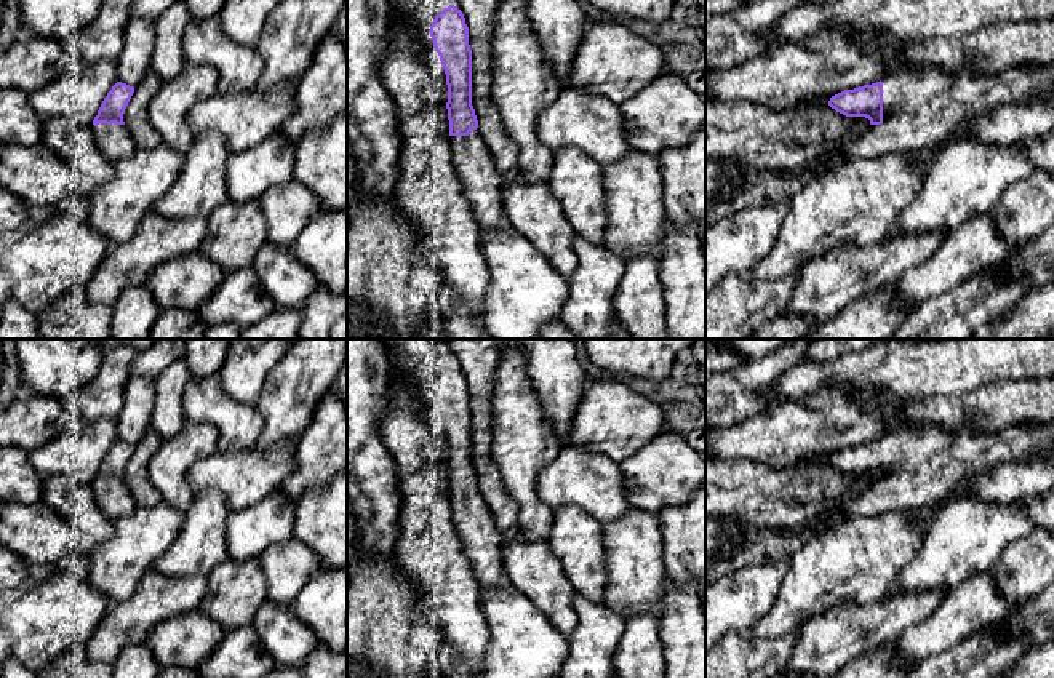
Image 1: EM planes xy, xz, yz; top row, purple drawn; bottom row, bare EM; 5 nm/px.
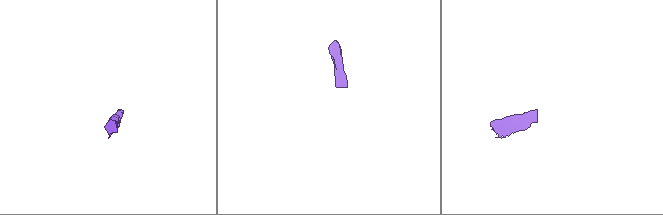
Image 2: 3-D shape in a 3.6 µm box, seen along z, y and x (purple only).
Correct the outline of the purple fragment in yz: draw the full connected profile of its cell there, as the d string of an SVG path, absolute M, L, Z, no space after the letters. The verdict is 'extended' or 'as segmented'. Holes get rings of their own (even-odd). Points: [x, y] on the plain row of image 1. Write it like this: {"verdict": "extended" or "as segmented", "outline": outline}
{"verdict": "extended", "outline": "M1014 424L1009 425L1006 429L1003 429L998 433L977 433L976 430L961 427L958 430L944 430L937 425L926 425L926 427L918 427L915 430L899 430L899 432L892 432L889 435L884 435L883 438L872 441L872 443L864 443L854 448L844 448L835 454L830 456L828 464L832 467L835 467L836 470L846 473L846 475L865 475L870 478L870 485L856 497L852 497L851 501L848 501L843 507L835 508L833 512L824 515L822 518L819 518L817 521L811 523L811 524L801 524L796 528L792 528L792 531L800 531L803 526L808 526L812 534L822 534L824 531L827 531L830 526L833 526L835 523L843 521L848 516L880 516L884 513L891 513L891 512L907 512L907 510L921 510L926 507L937 507L940 504L944 504L945 501L950 499L950 496L961 486L964 486L971 478L990 470L993 465L1003 464L1003 462L1027 462L1032 459L1048 459L1051 456L1051 453L1054 451L1054 424Z"}

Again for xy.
{"verdict": "extended", "outline": "M117 440L93 478L94 501L99 510L112 521L136 508L136 502L123 480L123 472L133 451L134 445Z"}

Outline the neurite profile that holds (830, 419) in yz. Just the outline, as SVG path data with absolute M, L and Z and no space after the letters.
M822 389L809 397L785 400L771 411L741 421L731 427L705 427L705 459L747 459L774 469L801 459L832 456L844 448L872 443L905 427L904 406L864 409L849 389Z

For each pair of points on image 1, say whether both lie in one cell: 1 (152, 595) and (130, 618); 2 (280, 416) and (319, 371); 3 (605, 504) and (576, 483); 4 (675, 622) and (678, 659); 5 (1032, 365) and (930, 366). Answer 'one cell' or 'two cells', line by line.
1: one cell
2: one cell
3: one cell
4: one cell
5: one cell

